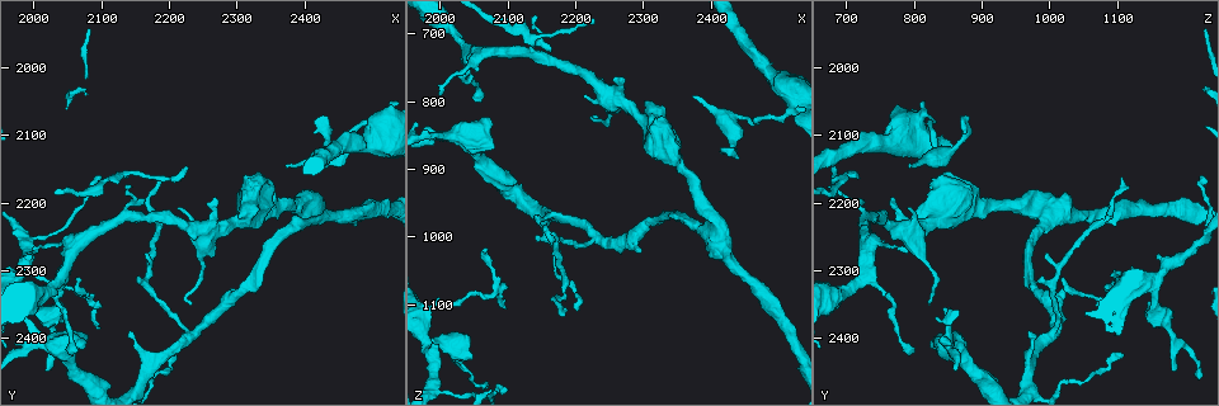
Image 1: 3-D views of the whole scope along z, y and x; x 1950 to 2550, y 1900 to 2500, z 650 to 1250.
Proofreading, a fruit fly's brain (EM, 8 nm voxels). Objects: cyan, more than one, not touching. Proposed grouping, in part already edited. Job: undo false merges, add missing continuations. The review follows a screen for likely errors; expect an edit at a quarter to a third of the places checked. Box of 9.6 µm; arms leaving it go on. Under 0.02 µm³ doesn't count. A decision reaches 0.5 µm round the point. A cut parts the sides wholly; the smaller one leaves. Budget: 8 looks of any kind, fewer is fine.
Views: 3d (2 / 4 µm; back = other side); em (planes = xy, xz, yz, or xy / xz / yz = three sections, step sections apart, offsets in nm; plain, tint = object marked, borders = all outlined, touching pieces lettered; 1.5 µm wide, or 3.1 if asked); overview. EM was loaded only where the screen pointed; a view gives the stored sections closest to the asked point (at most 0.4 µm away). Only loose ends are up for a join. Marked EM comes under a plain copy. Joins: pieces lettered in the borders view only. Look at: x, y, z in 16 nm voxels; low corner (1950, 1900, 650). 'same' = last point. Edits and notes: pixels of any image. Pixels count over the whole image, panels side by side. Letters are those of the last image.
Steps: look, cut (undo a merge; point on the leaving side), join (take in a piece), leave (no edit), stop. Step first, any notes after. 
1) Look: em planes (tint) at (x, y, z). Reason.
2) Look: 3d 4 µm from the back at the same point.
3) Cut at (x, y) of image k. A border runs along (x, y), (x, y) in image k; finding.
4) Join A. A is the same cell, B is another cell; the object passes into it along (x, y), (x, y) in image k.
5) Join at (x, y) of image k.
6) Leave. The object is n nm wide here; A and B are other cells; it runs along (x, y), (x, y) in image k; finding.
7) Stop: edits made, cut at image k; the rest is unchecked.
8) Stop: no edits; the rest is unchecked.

Look: 3d 2 µm at (2240, 2395, 1005). Branch point.

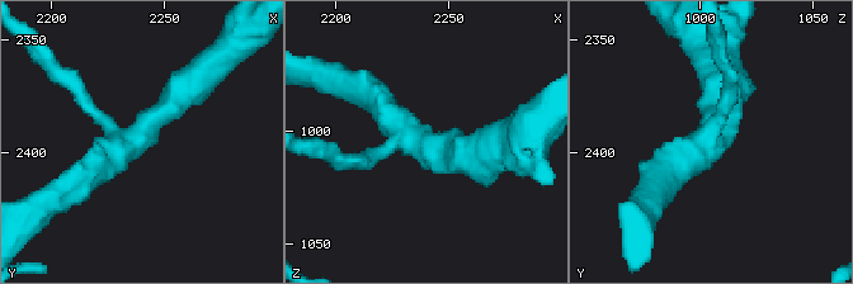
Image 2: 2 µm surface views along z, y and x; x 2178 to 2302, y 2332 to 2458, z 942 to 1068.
Look: em planes (borders) at (2236, 2394, 1005). 3 arms meet here; need the tissue.

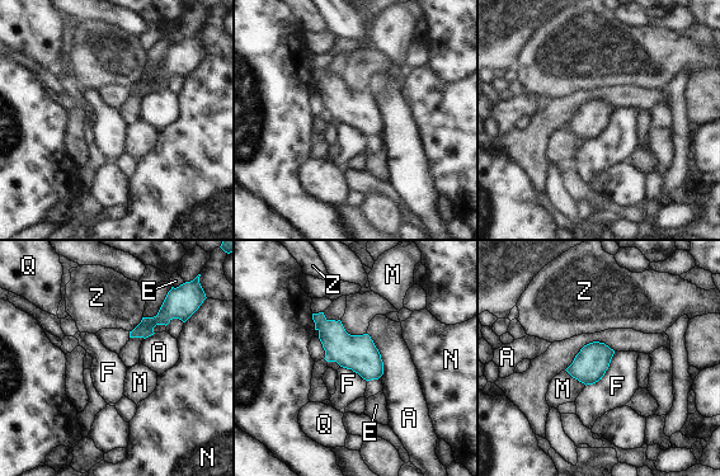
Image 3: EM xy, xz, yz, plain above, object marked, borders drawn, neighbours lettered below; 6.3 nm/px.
Leave. The object is 220 nm wide here; A, E, F, M, N, Q and Z are other cells; all the same neuron.

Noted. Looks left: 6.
Look: 3d 4 µm at (2015, 2445, 1185). Tapers out.

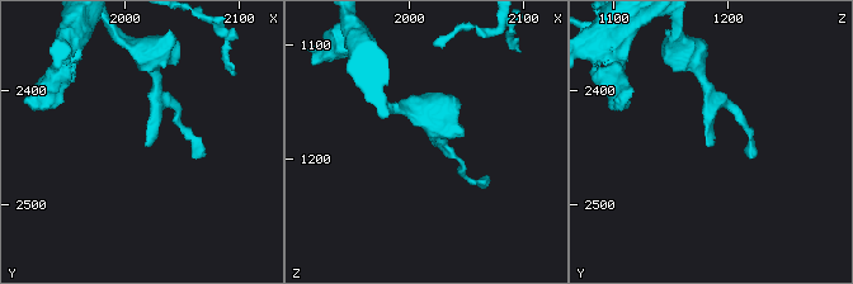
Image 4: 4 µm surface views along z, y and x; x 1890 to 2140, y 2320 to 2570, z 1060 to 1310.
Look: em planes (borders) at (2016, 2446, 1182).

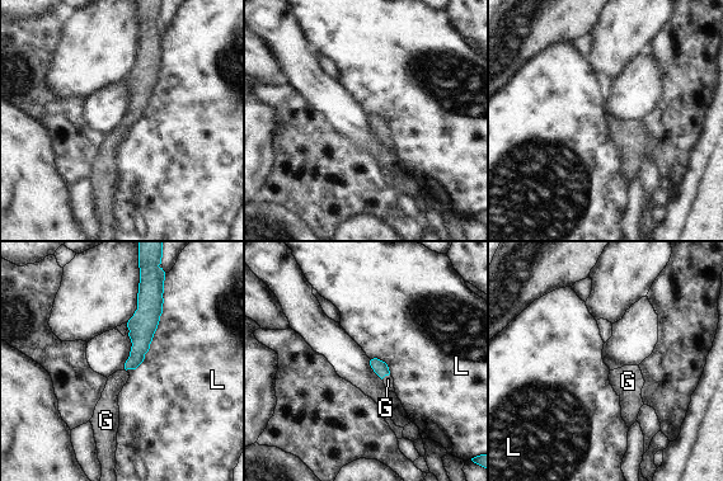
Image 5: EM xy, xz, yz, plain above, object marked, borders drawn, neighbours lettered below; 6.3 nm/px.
Join at (388, 380) of image 5. G is the same cell, L is another cell; the object passes into it along (380, 368), (385, 375), (388, 380) in image 5; the neuron continues.

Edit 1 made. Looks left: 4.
Look: em planes (tint) at (2190, 2160, 1110). Tapers out.

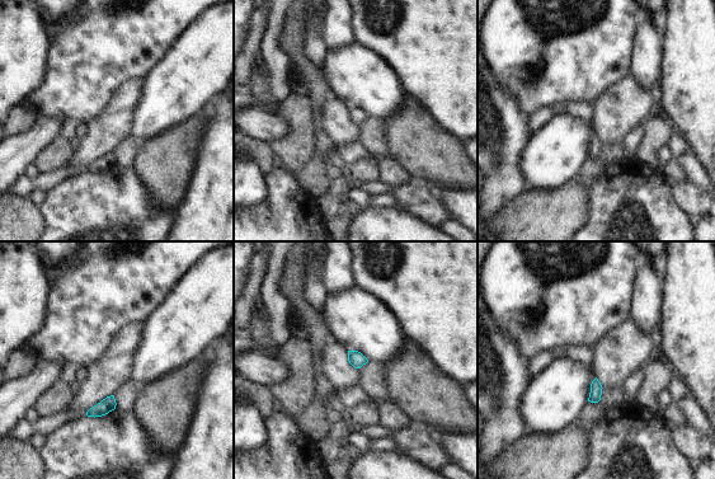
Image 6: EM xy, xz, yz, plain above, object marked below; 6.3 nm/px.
Look: em planes (borders) at the same point. See the neighbours.

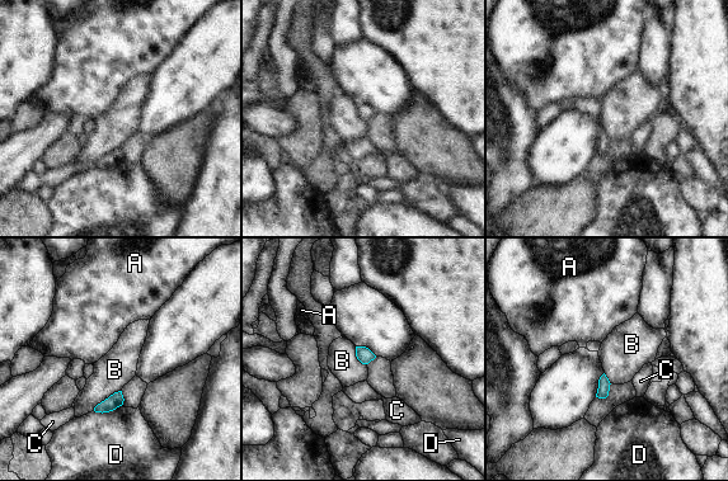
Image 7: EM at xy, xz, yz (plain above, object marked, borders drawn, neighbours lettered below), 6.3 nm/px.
Leave. A, B, C and D are other cells; a border runs along (121, 390), (102, 400), (93, 410) in image 7; no lettered piece goes on from it.

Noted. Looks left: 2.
Stop: edits made, join at image 5; the rest is unchecked.

